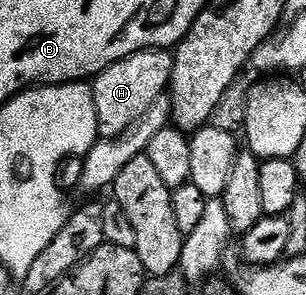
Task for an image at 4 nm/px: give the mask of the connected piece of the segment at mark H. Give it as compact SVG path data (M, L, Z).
M147 49L106 67L106 71L94 78L91 86L101 138L120 137L130 123L150 111L154 99L165 96L172 79L172 58L167 49Z

